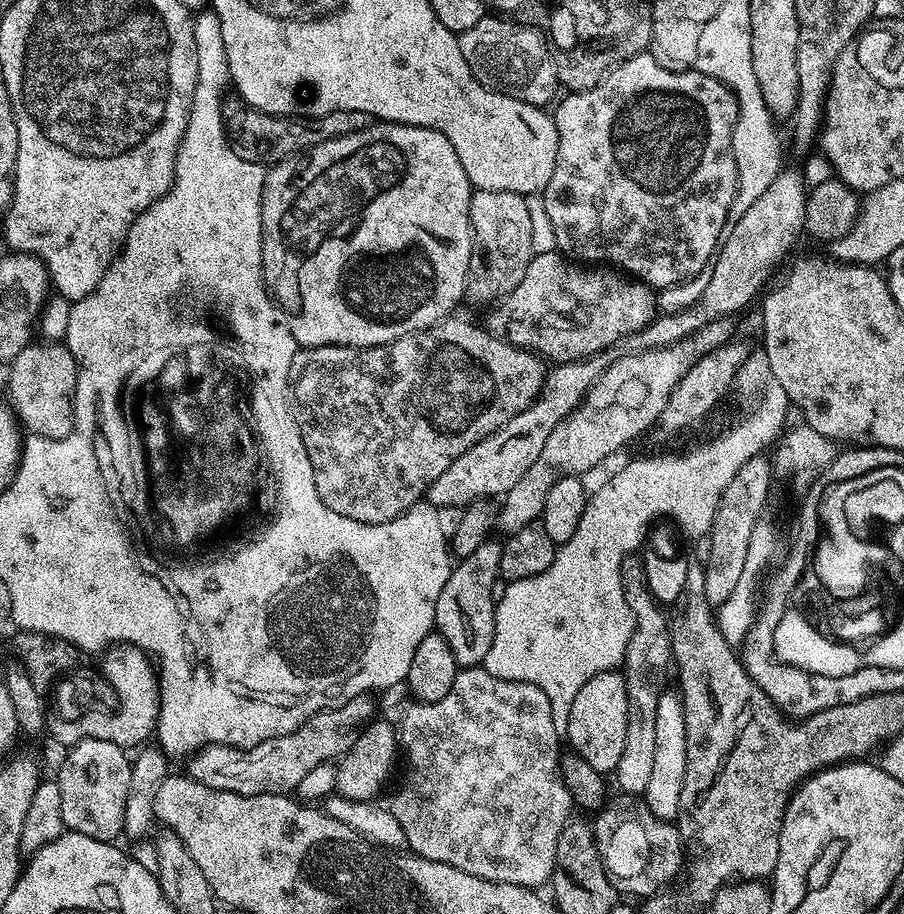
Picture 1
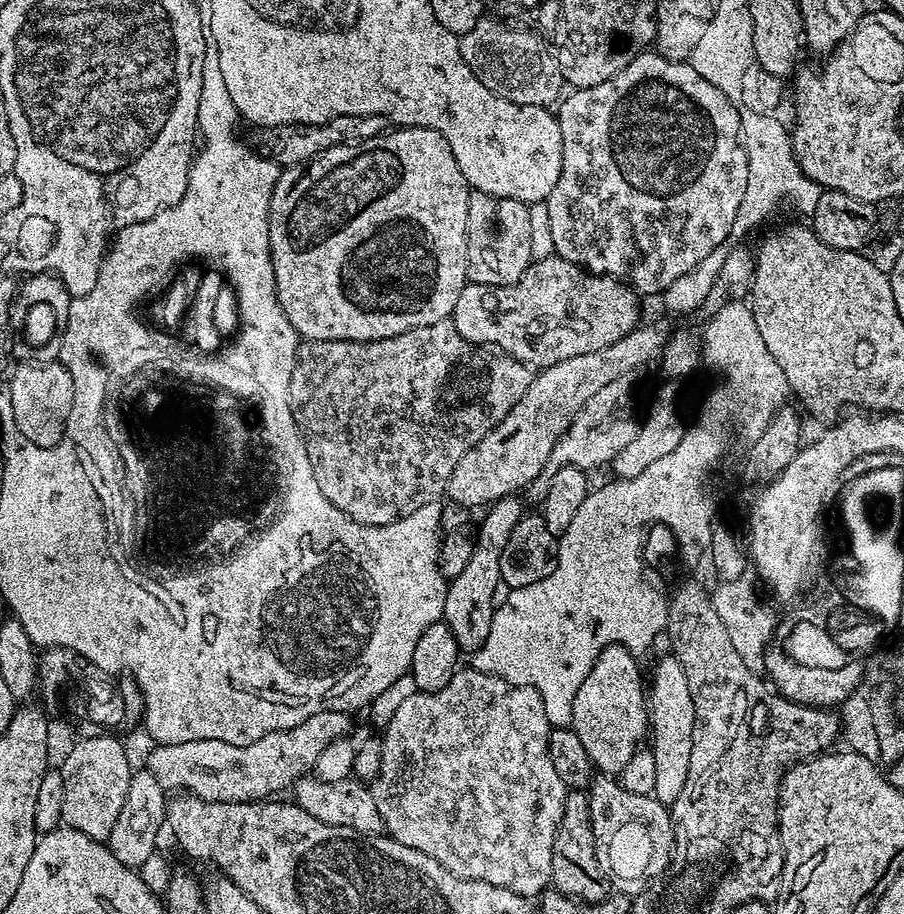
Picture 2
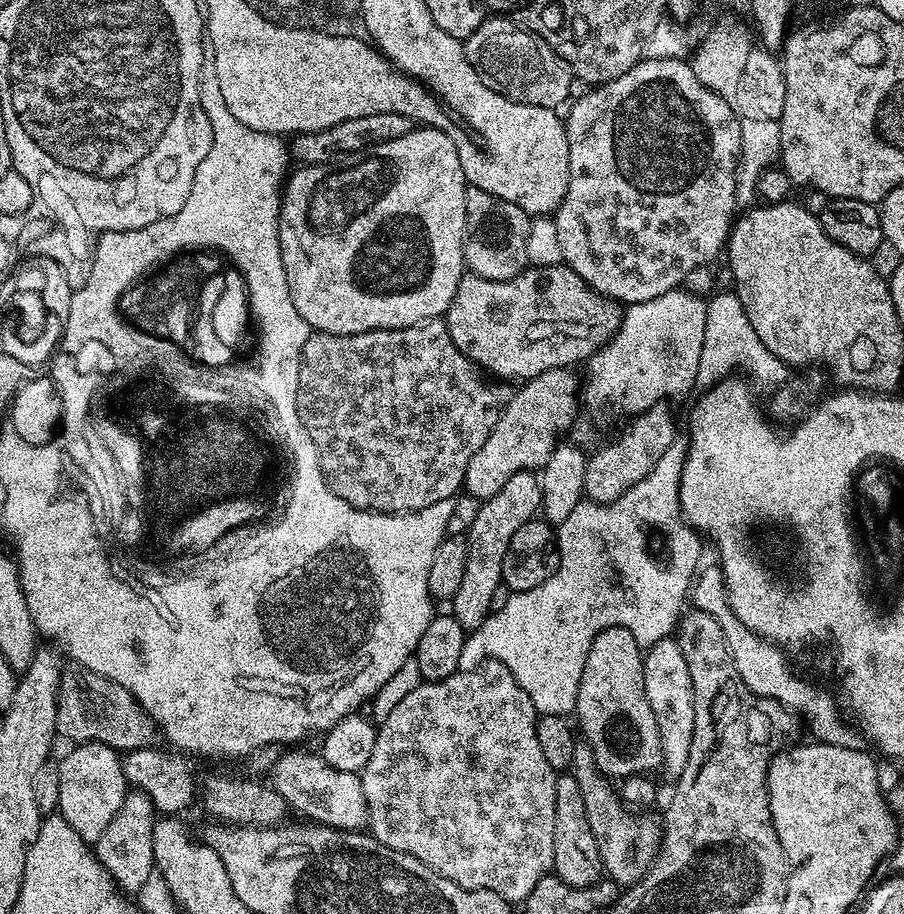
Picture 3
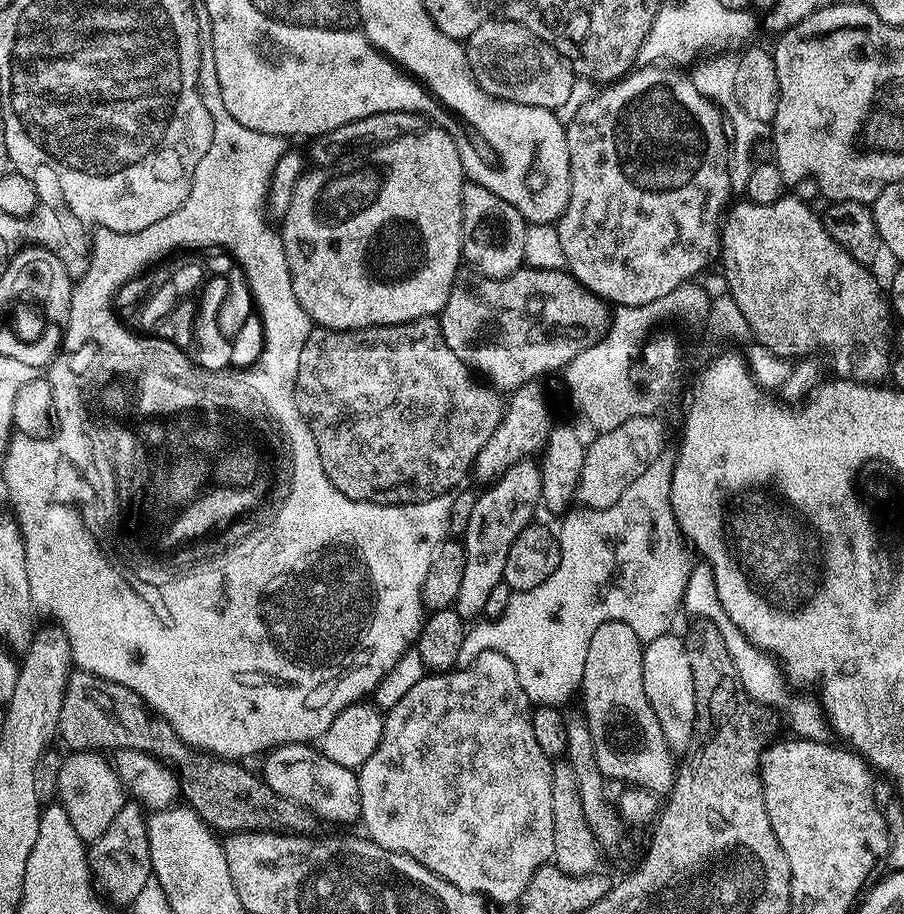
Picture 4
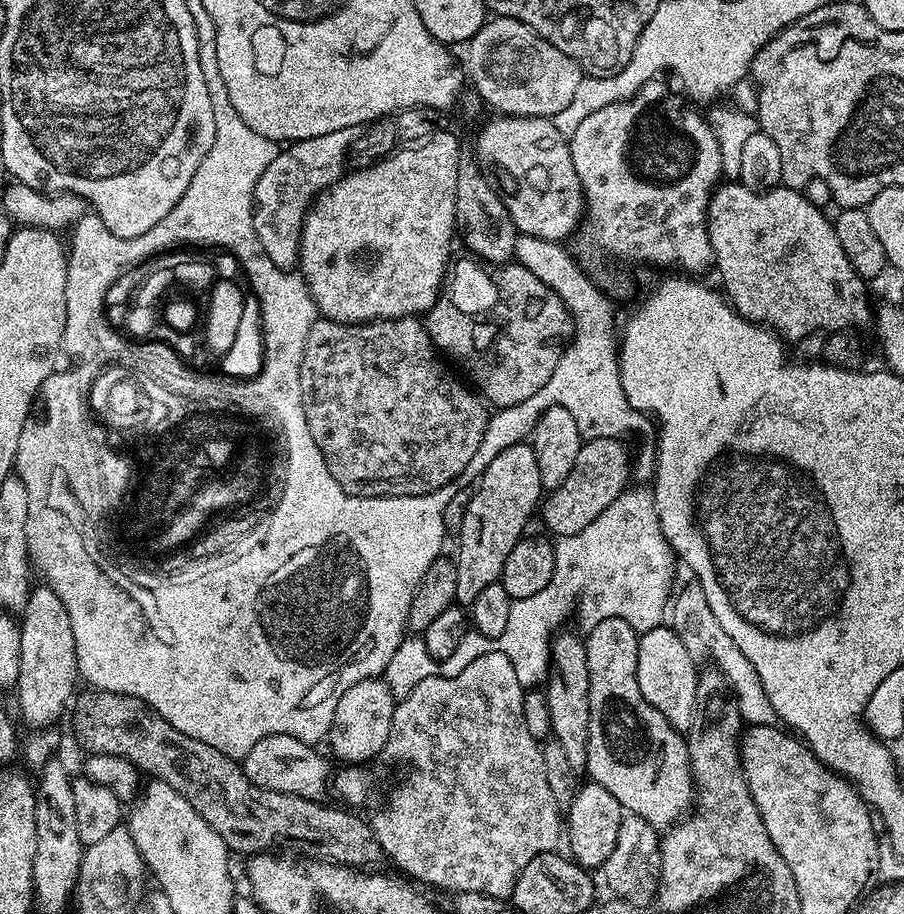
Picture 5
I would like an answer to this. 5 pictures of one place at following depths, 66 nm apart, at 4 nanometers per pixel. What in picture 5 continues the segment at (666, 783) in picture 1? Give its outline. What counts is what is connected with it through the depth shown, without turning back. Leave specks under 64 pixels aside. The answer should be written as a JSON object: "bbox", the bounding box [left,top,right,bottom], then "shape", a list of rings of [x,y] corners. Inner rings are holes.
{"bbox":[638,626,699,732],"shape":[[[668,626],[652,628],[639,635],[638,686],[643,697],[676,729],[687,732],[697,715],[697,682],[699,680],[691,649],[682,642],[679,633]]]}

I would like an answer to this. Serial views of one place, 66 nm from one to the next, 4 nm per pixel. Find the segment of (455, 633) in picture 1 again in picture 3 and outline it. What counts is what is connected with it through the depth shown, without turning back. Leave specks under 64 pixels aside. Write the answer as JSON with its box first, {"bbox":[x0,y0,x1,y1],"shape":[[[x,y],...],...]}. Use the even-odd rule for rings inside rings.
{"bbox":[450,472,540,630],"shape":[[[519,472],[498,490],[489,500],[481,503],[477,518],[467,530],[468,557],[466,570],[462,574],[462,583],[458,586],[458,594],[450,601],[451,616],[464,627],[473,630],[482,626],[492,612],[494,590],[502,583],[502,558],[506,558],[506,549],[510,546],[510,538],[527,520],[533,519],[540,508],[540,482],[536,472]]]}

